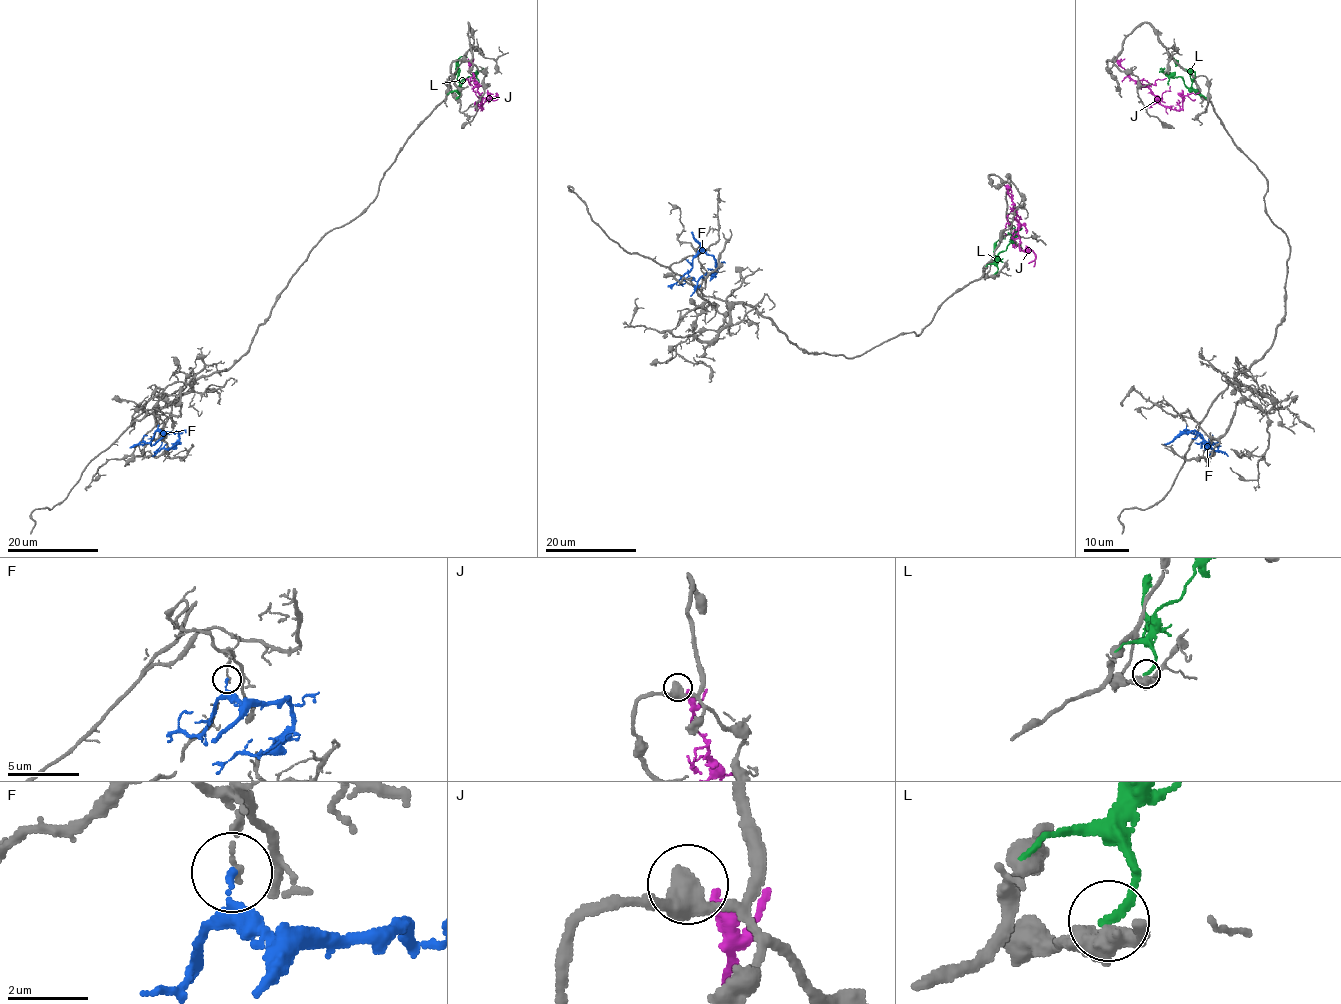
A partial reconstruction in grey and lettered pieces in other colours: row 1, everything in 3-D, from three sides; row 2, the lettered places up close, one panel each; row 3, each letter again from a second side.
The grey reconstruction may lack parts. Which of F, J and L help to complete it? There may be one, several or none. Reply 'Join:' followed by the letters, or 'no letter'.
Join: no letter

